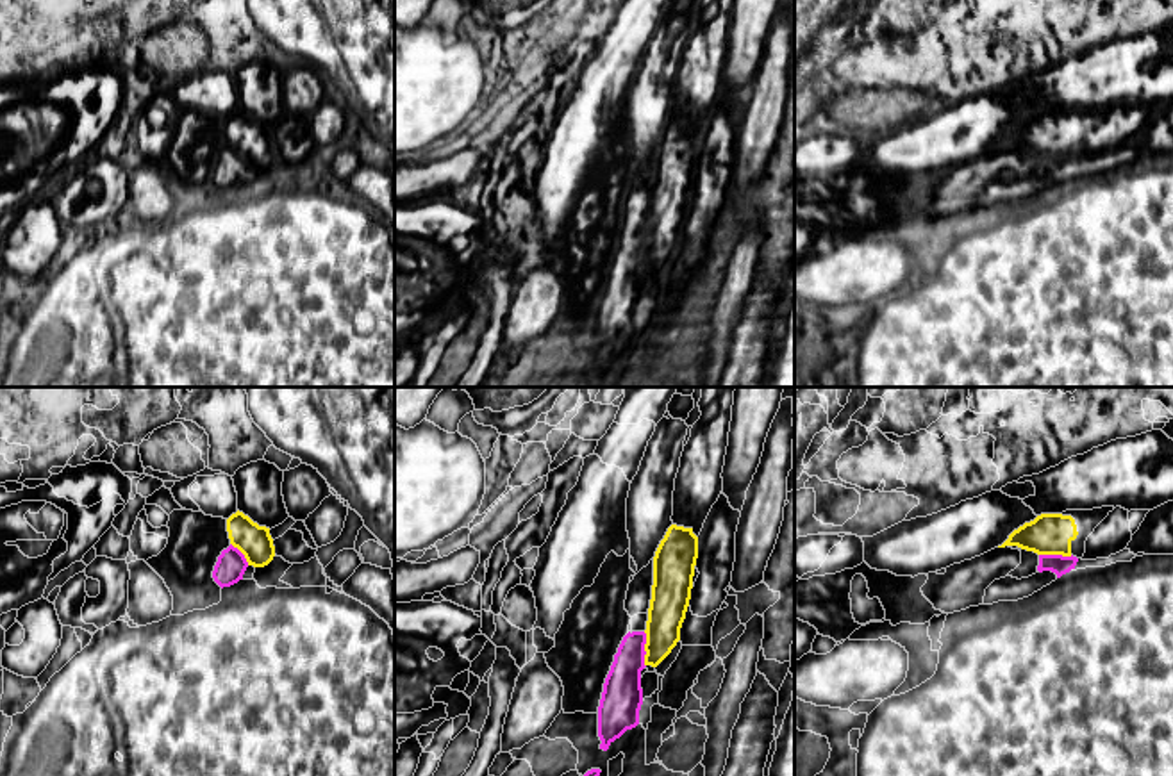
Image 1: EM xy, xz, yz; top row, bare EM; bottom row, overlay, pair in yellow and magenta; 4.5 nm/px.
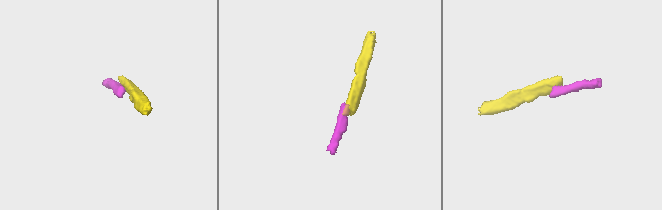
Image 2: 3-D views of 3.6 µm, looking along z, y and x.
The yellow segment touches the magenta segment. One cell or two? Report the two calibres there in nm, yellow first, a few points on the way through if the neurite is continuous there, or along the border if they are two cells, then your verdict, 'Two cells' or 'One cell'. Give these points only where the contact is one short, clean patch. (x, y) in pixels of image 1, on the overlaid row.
Thickness 170 nm (yellow) against 190 nm. Boundary: xz (643, 632), (645, 666). Two cells

